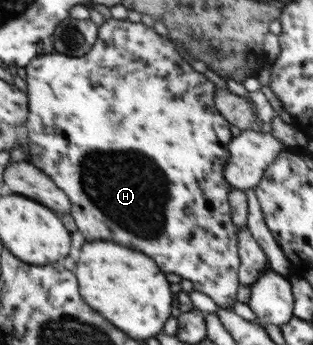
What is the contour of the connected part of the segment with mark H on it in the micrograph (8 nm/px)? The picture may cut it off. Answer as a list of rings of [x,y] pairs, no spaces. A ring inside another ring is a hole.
[[[108,17],[98,28],[96,43],[85,56],[74,57],[55,52],[36,57],[25,66],[28,97],[28,110],[25,125],[30,148],[30,160],[44,174],[47,174],[65,193],[72,208],[70,214],[76,220],[78,230],[86,240],[114,240],[122,246],[130,246],[146,256],[154,258],[165,274],[178,274],[194,285],[194,291],[212,298],[217,306],[231,310],[237,300],[240,257],[238,252],[238,230],[231,219],[229,192],[231,184],[225,179],[225,168],[229,164],[228,150],[233,134],[231,124],[220,114],[215,105],[216,86],[192,67],[191,60],[182,54],[168,36],[159,36],[154,29],[146,27],[141,21],[134,23],[114,20]]]

